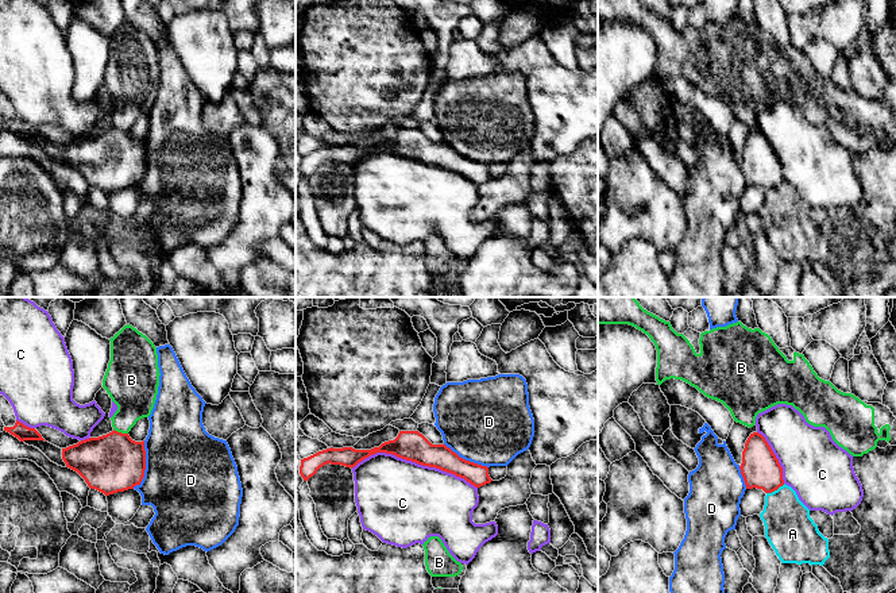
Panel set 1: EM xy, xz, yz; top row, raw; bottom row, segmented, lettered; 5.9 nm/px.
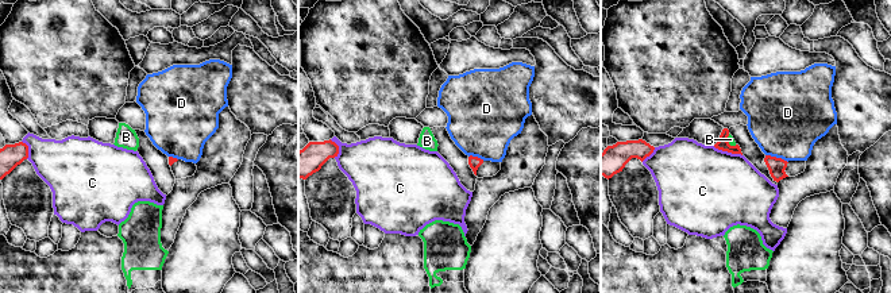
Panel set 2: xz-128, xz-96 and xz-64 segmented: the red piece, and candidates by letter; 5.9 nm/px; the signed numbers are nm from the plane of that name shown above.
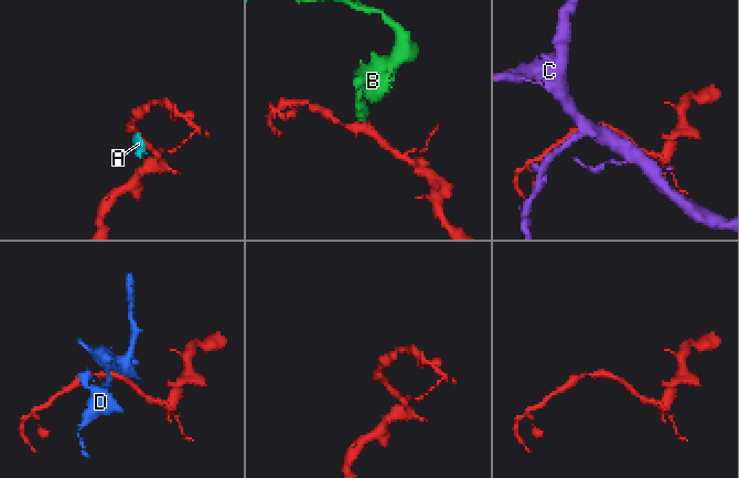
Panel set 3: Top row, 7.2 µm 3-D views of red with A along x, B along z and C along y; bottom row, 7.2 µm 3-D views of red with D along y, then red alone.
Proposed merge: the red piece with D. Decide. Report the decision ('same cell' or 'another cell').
another cell

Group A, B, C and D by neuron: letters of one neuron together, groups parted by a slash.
A / B / C / D

